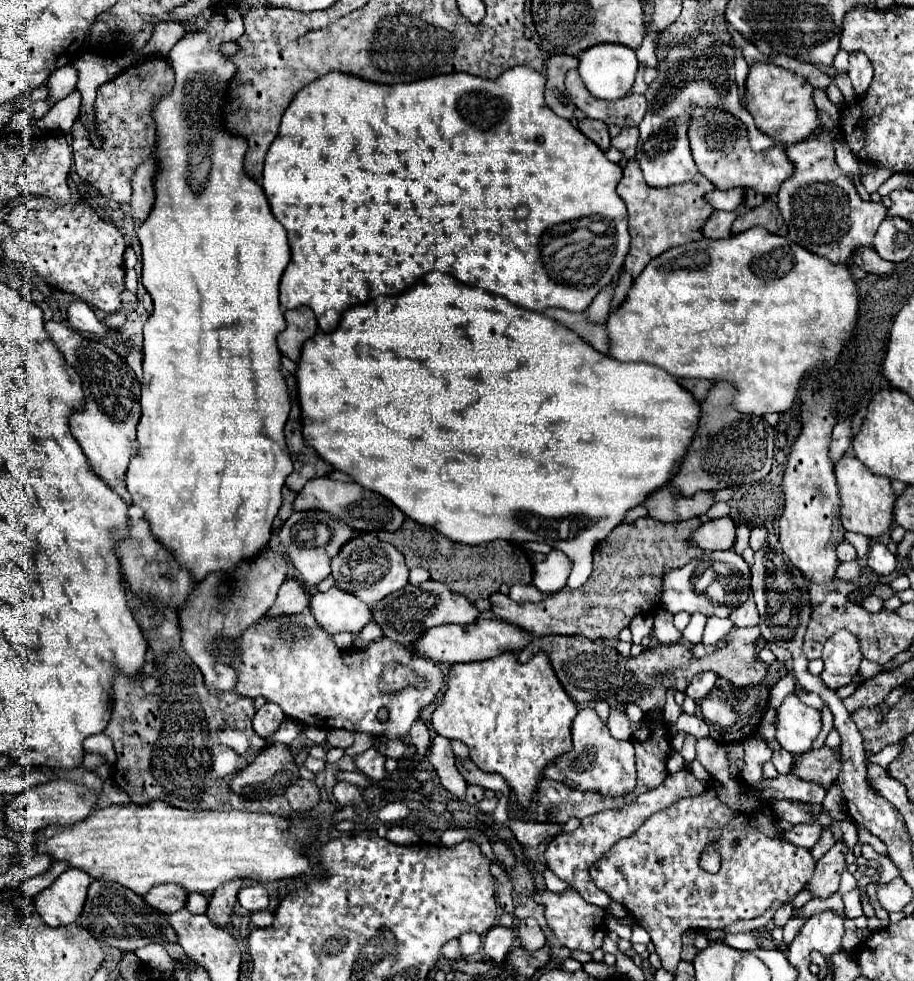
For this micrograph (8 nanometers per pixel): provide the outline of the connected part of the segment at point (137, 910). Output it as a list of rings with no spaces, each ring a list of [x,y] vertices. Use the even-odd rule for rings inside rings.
[[[92,882],[88,890],[88,898],[84,910],[80,914],[80,924],[94,934],[100,944],[120,948],[120,950],[136,950],[146,946],[152,940],[158,942],[176,942],[176,934],[166,920],[166,914],[150,908],[142,896],[130,894],[124,886],[106,886],[106,882]]]

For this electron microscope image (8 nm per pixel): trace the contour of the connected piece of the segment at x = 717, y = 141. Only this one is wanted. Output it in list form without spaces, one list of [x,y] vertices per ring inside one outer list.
[[[692,106],[690,130],[688,130],[690,150],[694,162],[702,176],[706,176],[718,190],[728,188],[754,188],[764,196],[774,196],[782,184],[792,174],[792,162],[788,160],[782,146],[772,146],[764,152],[754,152],[748,142],[748,130],[742,120],[734,118],[730,112],[712,106]]]

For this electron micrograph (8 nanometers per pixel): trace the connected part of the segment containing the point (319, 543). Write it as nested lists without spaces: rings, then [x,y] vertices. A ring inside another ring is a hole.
[[[316,510],[294,512],[278,532],[278,540],[288,556],[288,562],[296,568],[300,582],[306,586],[316,586],[330,574],[330,558],[338,554],[342,542],[348,542],[350,538],[354,538],[354,530],[350,530],[346,524],[340,524],[330,514]]]

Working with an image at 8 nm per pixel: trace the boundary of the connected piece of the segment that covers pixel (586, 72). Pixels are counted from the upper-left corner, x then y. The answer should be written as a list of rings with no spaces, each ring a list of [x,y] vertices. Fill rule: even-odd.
[[[598,44],[590,50],[584,50],[578,58],[578,74],[586,86],[586,90],[602,100],[618,100],[628,94],[634,84],[634,76],[638,70],[638,60],[634,50],[620,44]]]

